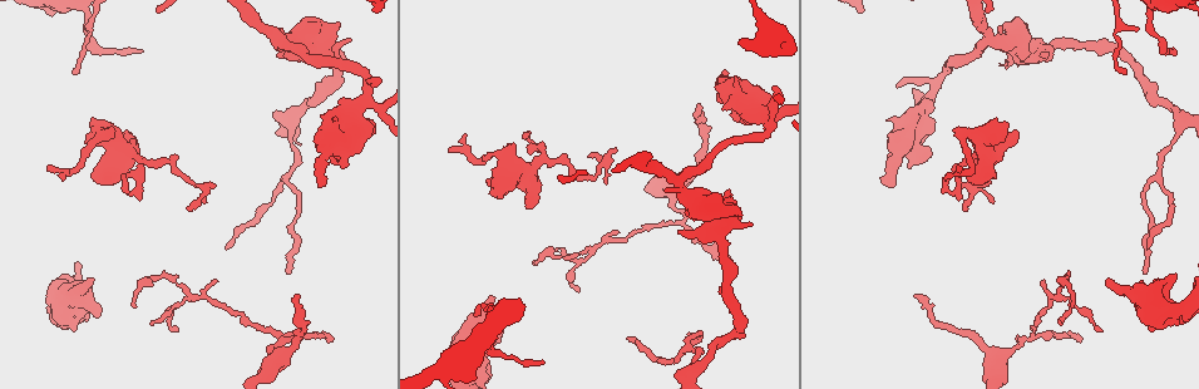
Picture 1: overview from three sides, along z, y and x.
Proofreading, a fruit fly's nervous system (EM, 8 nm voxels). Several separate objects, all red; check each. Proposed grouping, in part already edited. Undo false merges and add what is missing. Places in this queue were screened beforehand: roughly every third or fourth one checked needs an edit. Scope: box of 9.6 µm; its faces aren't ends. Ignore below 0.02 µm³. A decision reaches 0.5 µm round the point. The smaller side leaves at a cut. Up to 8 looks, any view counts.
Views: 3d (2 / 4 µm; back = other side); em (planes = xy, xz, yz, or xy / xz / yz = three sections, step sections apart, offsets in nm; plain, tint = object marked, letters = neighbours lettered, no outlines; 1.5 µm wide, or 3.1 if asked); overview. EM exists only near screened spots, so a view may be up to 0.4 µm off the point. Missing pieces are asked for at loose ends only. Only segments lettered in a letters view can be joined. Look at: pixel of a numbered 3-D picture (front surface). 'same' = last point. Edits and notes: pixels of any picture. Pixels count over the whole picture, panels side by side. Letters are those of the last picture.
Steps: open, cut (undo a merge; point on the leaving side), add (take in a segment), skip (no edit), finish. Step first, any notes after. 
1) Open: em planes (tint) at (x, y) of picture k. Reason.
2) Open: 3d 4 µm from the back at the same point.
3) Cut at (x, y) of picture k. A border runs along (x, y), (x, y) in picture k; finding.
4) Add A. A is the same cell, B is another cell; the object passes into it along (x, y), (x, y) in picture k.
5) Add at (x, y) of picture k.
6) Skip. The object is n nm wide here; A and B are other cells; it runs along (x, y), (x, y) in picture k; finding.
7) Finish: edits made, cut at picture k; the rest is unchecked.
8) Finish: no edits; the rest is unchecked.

Open: 3d 4 µm at (898, 152) of picture 1. Calibre changes.

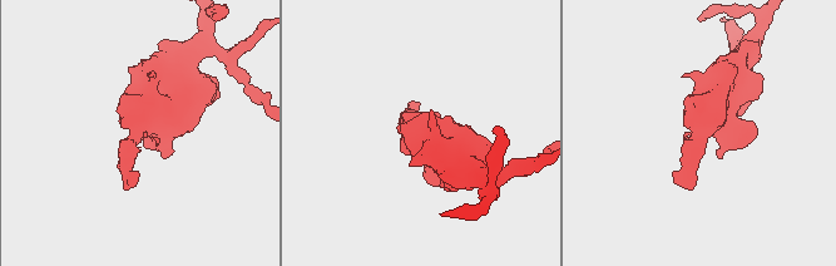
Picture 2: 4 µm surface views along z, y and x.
Open: em xy step 8 (tint) at (421, 128) of picture 2. Shape alone is not enough.

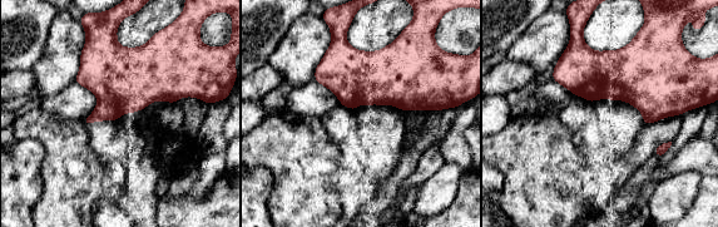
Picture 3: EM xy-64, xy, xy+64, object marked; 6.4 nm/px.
Open: em xy step 8 (letters) at the same point.

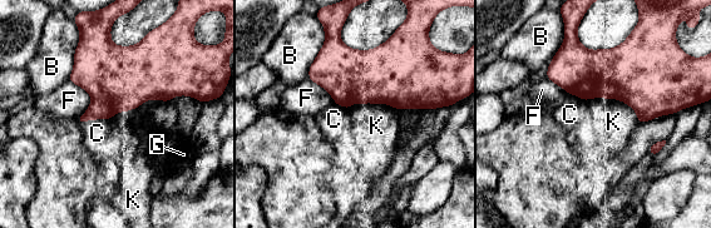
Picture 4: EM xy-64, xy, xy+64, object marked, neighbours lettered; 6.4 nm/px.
Skip. B, C, F, G and K are other cells; a border runs along (316, 15), (325, 41), (307, 78) in picture 4; all the same cell.

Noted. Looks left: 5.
Open: 3d 2 µm at (300, 297) of picture 1. An open end.

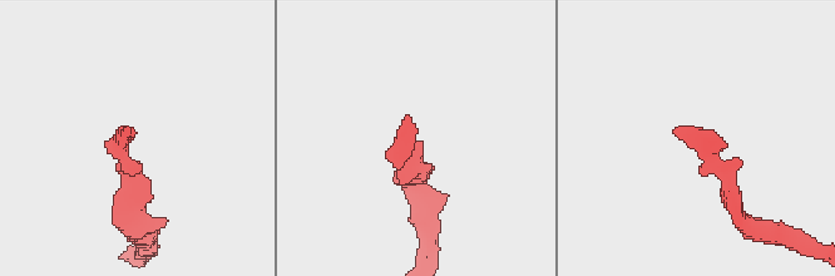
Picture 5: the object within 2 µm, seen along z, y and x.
Open: em xz step 4 (tint) at (126, 131) of picture 5.

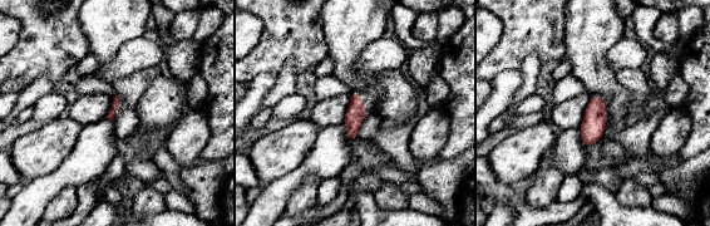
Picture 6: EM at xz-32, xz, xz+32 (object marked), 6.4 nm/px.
Open: em planes (letters) at the same point. Another direction.

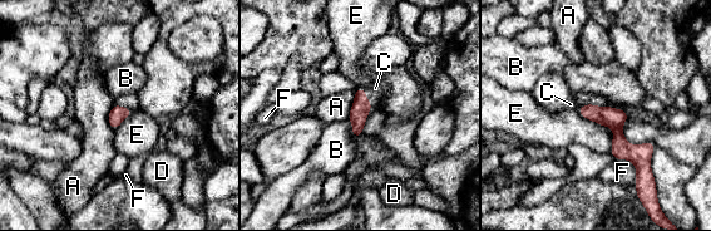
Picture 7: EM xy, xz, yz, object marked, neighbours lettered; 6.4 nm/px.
Add C. The object is 100 nm wide here; C is the same cell, A, B, D, E and F are other cells; the object passes into it along (360, 108), (365, 97), (375, 88) in picture 7; the cell continues.

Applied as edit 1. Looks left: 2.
Finish: edits made, add at picture 7; the rest is unchecked.

